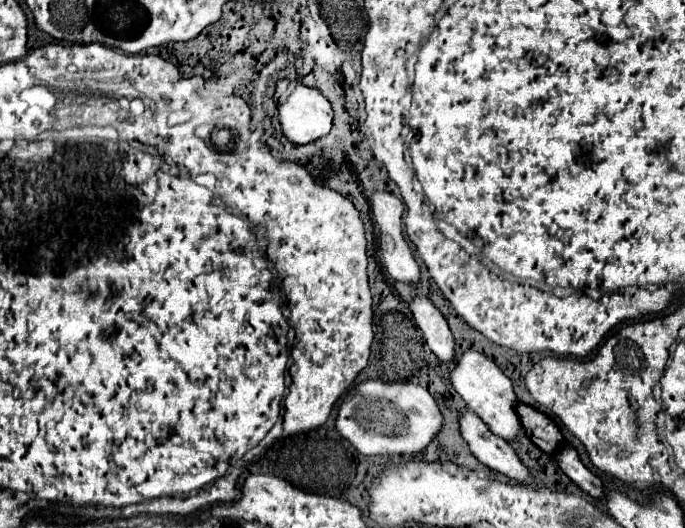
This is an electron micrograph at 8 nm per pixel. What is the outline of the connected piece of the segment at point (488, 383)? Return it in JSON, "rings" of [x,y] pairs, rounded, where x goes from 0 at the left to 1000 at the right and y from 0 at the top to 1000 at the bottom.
{"rings":[[[677,665],[669,684],[666,695],[657,703],[657,722],[660,733],[666,737],[666,744],[680,759],[683,775],[689,775],[709,805],[718,820],[724,820],[727,828],[745,835],[747,828],[753,828],[762,816],[759,794],[750,778],[750,767],[756,763],[750,737],[747,737],[747,722],[727,699],[727,691],[712,680],[709,672],[698,669],[698,665]]]}

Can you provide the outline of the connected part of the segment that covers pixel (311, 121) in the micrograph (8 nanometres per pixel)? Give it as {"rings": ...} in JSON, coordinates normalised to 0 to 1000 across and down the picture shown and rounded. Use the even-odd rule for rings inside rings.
{"rings":[[[435,157],[403,203],[415,259],[429,275],[447,275],[485,244],[485,203],[464,172]]]}

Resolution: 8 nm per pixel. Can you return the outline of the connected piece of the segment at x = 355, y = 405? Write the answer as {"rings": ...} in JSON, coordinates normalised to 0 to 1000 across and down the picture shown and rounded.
{"rings":[[[531,722],[511,737],[493,767],[488,813],[528,862],[599,862],[613,858],[645,813],[645,782],[634,752],[613,729]]]}

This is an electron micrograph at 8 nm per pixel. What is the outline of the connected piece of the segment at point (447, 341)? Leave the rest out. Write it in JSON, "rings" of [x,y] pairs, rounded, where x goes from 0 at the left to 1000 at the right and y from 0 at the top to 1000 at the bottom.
{"rings":[[[601,563],[601,570],[596,570],[596,585],[610,616],[610,623],[616,627],[625,657],[645,680],[645,684],[657,684],[663,676],[663,638],[660,627],[654,623],[651,604],[645,600],[645,593],[631,578],[628,566],[622,563]]]}

